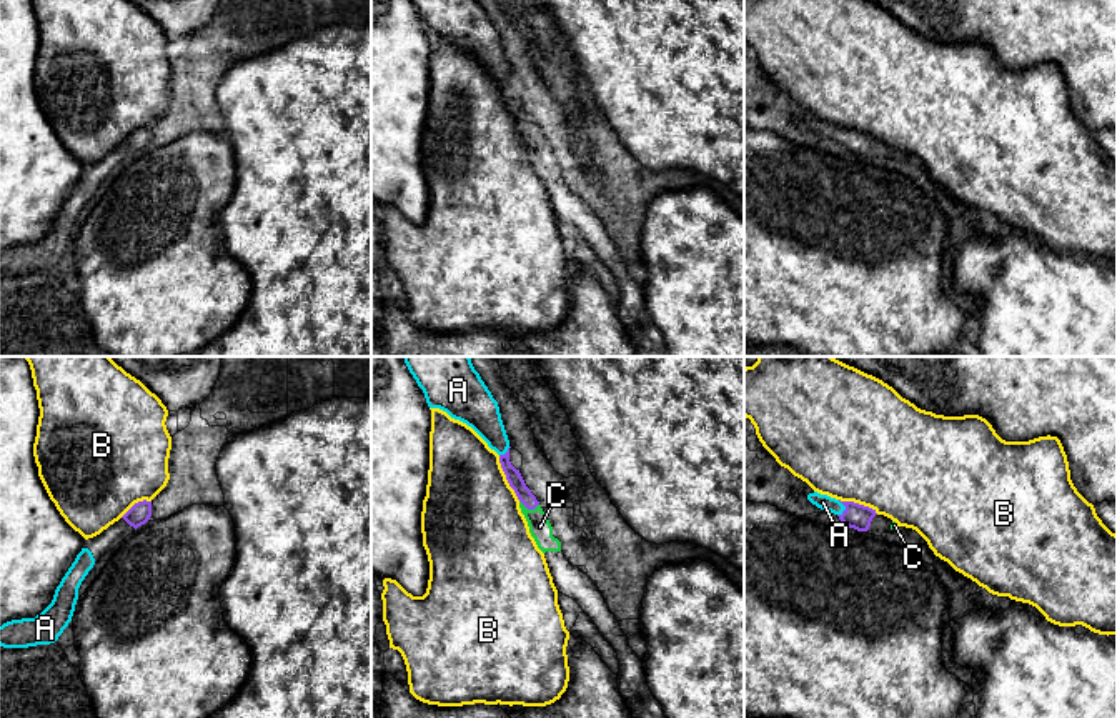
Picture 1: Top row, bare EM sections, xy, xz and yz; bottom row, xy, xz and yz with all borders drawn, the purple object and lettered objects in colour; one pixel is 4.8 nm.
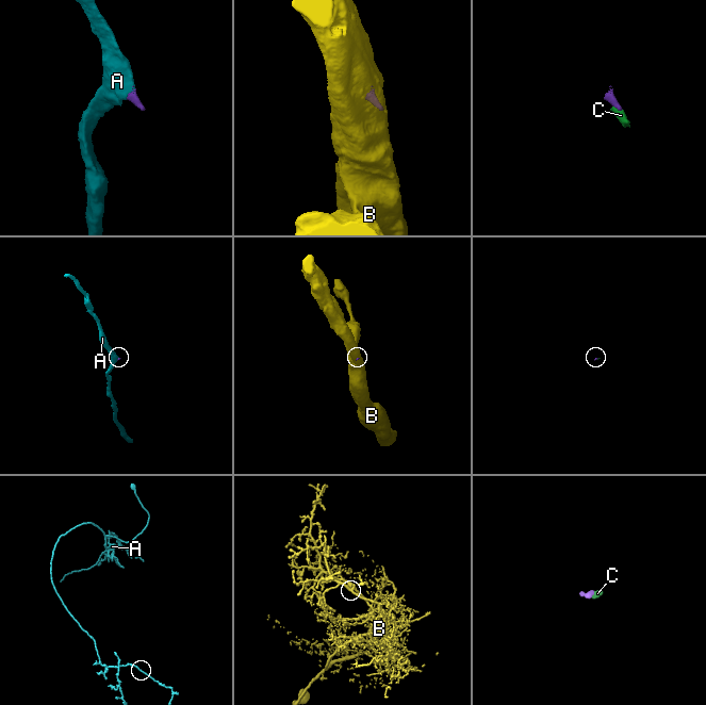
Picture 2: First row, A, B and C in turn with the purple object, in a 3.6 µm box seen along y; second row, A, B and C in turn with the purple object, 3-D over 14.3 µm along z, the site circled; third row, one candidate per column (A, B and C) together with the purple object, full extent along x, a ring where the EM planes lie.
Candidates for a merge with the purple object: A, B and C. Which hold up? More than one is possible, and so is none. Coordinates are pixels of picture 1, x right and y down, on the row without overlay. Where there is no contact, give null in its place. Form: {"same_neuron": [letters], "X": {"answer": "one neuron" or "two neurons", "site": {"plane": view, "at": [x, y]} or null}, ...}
{"same_neuron": ["A", "C"], "A": {"answer": "one neuron", "site": {"plane": "yz", "at": [846, 135]}}, "B": {"answer": "two neurons", "site": {"plane": "xz", "at": [506, 105]}}, "C": {"answer": "one neuron", "site": {"plane": "xz", "at": [530, 135]}}}

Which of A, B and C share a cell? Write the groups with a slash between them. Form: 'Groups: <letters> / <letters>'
Groups: A C / B

